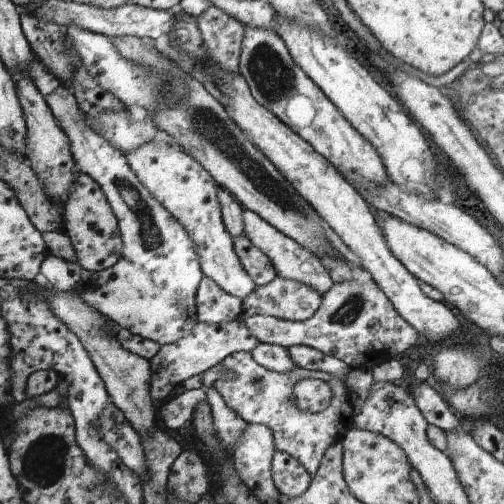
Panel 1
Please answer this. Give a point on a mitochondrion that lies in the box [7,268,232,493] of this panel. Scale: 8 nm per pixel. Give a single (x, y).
(45, 461)

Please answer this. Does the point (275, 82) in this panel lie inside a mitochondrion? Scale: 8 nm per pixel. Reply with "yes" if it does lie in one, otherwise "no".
yes

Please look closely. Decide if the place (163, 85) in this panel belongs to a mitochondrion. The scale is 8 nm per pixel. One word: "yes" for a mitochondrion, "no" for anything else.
yes

